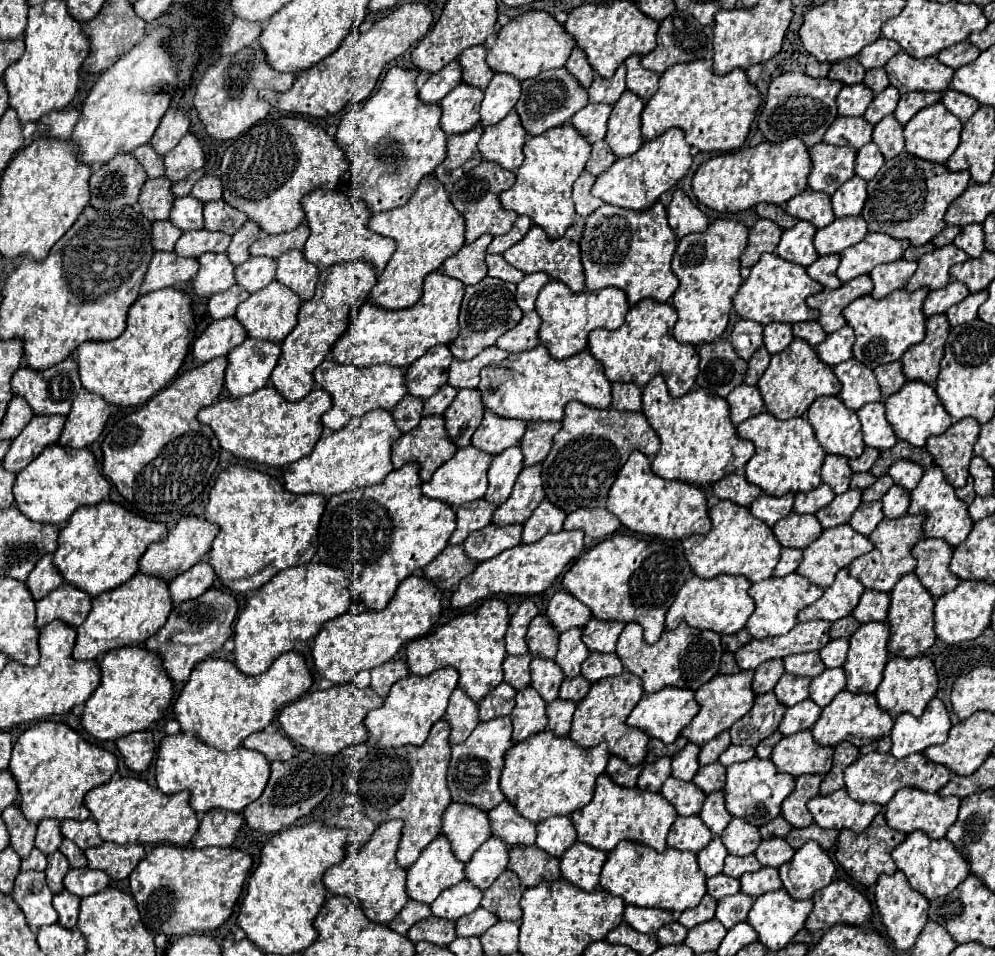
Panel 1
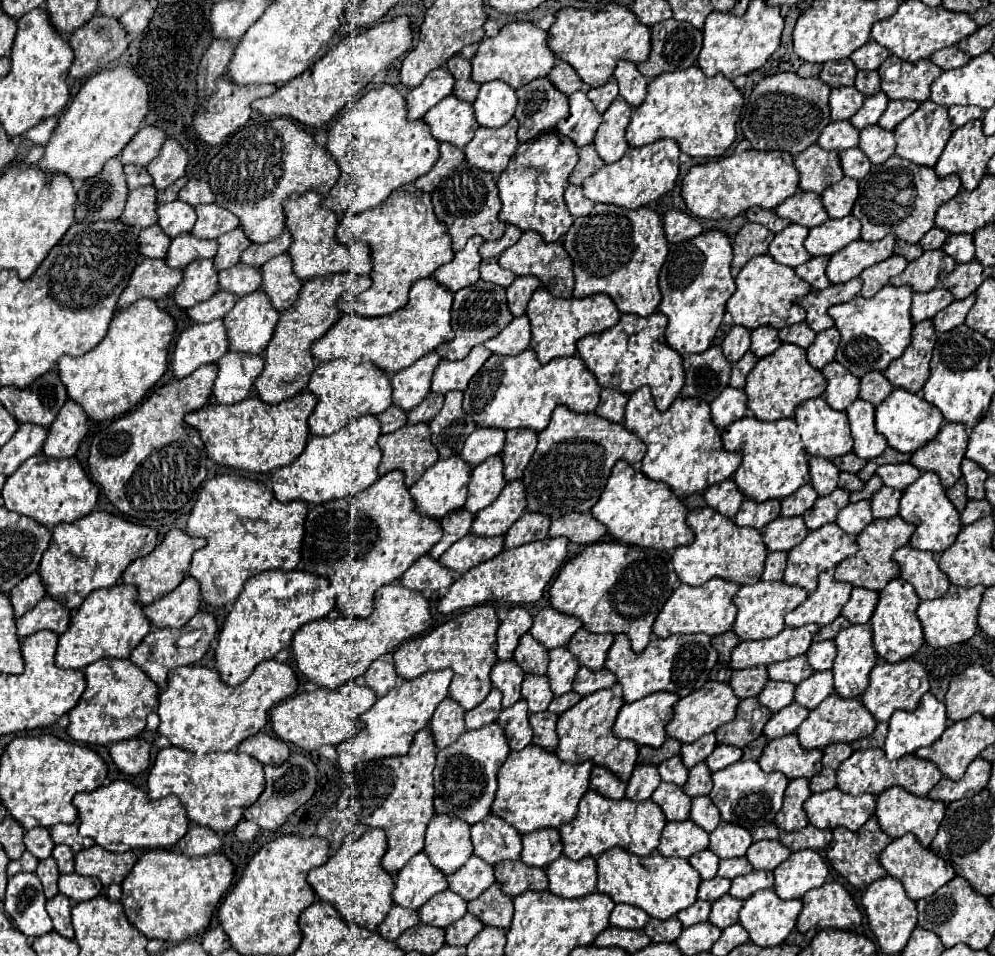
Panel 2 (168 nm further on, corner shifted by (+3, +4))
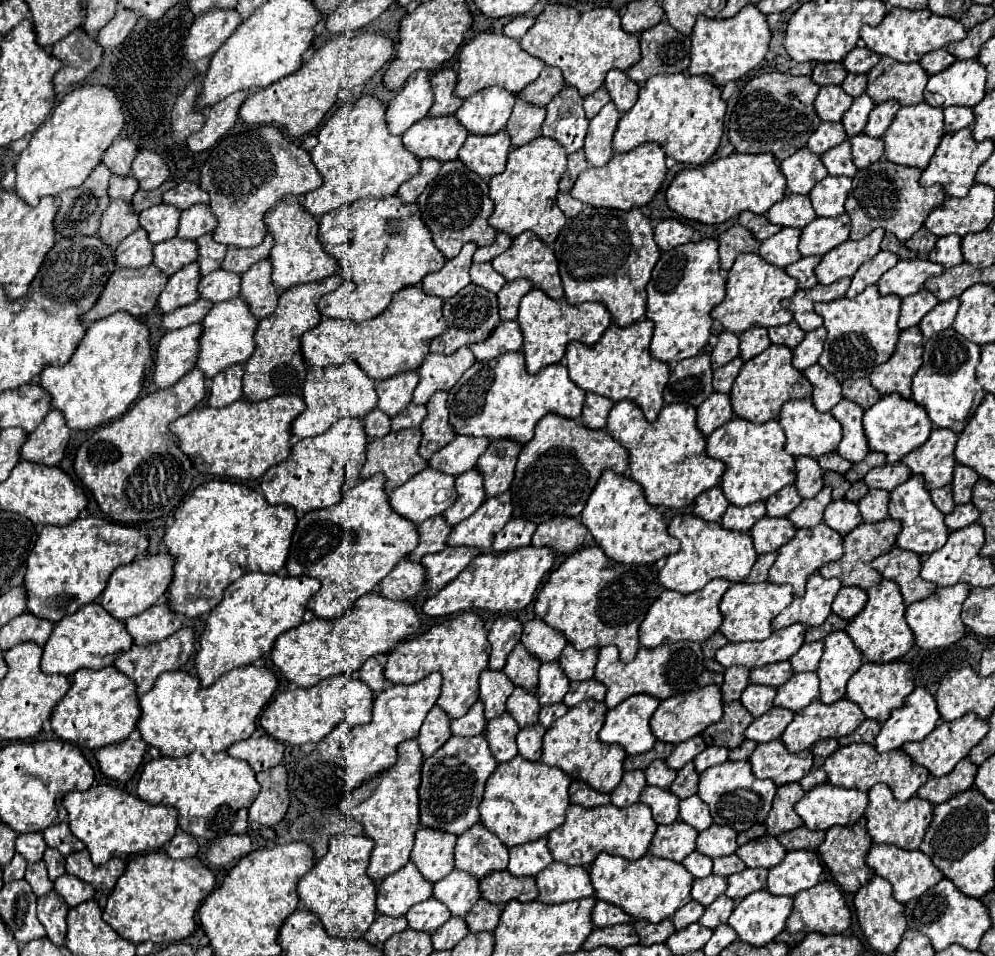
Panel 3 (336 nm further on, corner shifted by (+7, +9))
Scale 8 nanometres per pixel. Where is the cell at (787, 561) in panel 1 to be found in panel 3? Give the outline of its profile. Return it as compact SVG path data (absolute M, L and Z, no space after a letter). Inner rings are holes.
M777 552L761 554L761 556L757 558L757 562L755 562L755 566L753 566L747 582L749 582L749 580L751 580L751 582L765 582L765 580L769 578L769 570L771 570L775 558L777 558Z

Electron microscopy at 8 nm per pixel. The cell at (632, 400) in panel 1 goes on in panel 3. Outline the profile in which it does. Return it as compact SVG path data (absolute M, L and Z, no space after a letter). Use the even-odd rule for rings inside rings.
M587 392L583 414L581 414L583 424L589 426L589 428L605 428L607 416L611 412L611 406L613 406L613 402L609 398L593 394L593 392Z

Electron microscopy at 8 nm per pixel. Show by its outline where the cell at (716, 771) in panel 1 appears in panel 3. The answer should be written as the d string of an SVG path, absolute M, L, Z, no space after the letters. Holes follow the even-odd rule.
M687 762L679 772L675 782L671 784L671 792L679 798L689 798L693 794L697 794L697 784L699 784L699 774L695 770L693 762Z

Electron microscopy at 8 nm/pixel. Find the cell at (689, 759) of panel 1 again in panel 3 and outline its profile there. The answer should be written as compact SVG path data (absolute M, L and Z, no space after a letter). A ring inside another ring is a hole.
M655 760L649 764L649 768L645 770L645 776L647 776L647 784L653 784L653 786L661 786L661 788L669 788L675 780L675 770L667 766L665 760Z

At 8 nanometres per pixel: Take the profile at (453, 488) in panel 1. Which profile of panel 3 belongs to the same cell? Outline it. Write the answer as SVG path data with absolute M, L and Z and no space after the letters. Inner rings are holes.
M429 466L395 488L389 496L389 502L403 518L421 524L423 520L443 514L443 510L451 508L455 496L455 476Z

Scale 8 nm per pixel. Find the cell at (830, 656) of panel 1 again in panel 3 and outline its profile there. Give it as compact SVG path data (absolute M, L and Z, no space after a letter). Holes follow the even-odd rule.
M809 642L799 648L797 654L791 656L791 666L795 672L809 672L817 670L819 660L823 654L823 642Z

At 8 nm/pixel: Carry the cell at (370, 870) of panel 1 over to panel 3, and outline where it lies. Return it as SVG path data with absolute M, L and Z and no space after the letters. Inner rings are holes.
M333 836L327 854L299 880L301 906L317 912L325 930L337 938L363 938L377 916L375 882L367 876L369 854L375 842L369 836Z

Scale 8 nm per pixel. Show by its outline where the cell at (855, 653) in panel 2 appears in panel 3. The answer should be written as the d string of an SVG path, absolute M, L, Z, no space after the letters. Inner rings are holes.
M837 630L825 638L825 654L819 662L817 674L821 680L819 698L825 704L833 704L845 696L845 686L849 678L861 666L861 652L847 636L847 632Z

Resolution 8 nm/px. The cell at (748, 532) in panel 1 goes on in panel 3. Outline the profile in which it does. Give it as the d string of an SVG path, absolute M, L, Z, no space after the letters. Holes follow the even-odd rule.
M677 514L669 522L669 534L679 538L681 542L679 552L671 554L665 566L659 570L659 582L669 590L695 592L715 578L725 578L729 582L743 582L757 560L753 538L749 534L727 530L717 522L713 524L703 522L693 514Z

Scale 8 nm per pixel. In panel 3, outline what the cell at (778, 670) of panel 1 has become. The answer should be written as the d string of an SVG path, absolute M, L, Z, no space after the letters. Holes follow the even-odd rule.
M731 666L725 670L725 682L721 686L725 702L733 702L741 698L743 690L749 686L749 674L751 668L747 666Z

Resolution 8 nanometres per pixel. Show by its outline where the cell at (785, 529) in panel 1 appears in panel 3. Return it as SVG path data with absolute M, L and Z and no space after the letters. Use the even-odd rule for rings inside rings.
M761 518L753 528L751 528L751 536L753 536L753 544L757 554L767 554L767 552L775 552L779 550L785 542L789 542L795 536L797 528L793 526L793 522L789 518Z

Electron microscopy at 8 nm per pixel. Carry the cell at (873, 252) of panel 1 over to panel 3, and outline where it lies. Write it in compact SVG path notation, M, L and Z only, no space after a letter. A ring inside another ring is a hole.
M877 228L863 240L847 240L839 248L833 248L829 254L823 256L821 264L815 270L815 276L821 284L833 284L839 278L853 276L857 268L871 260L875 254L879 254L881 240L885 236L885 230Z

